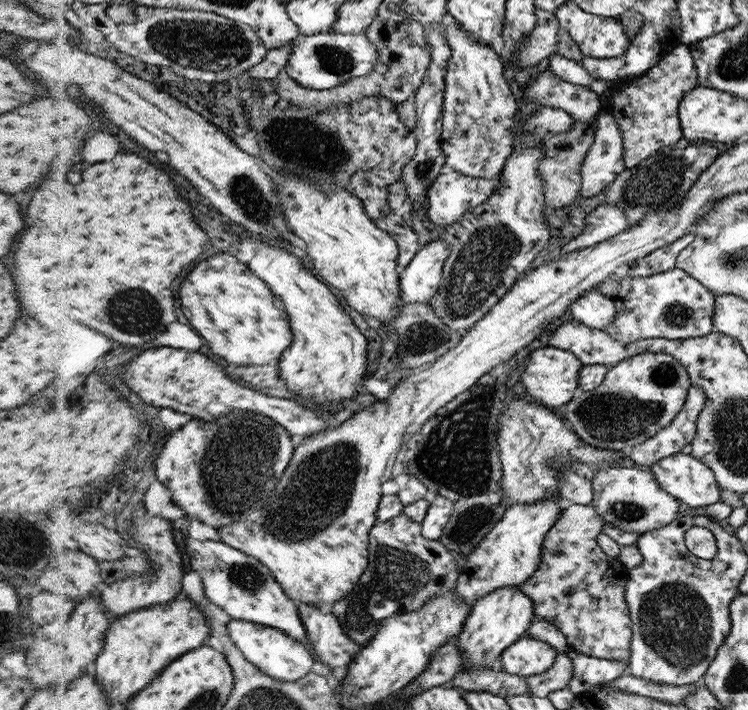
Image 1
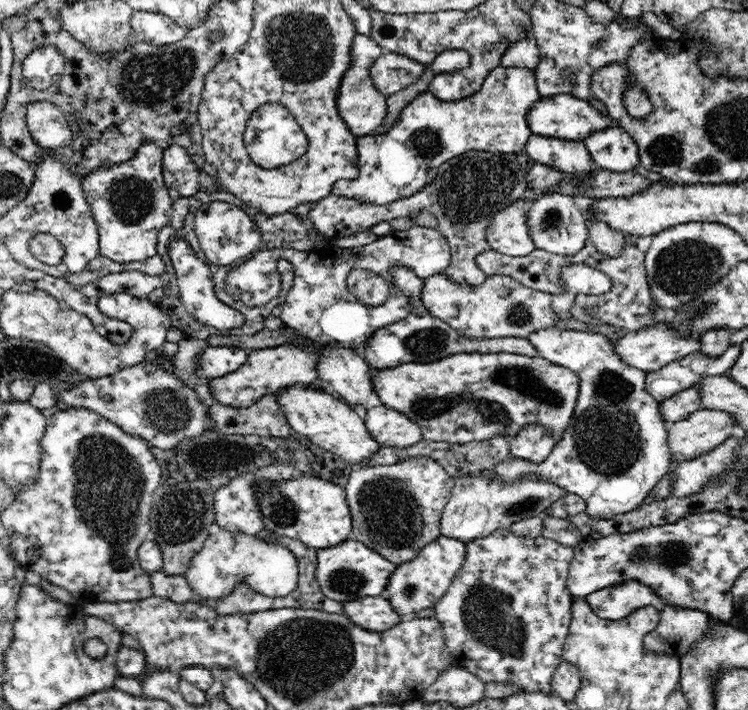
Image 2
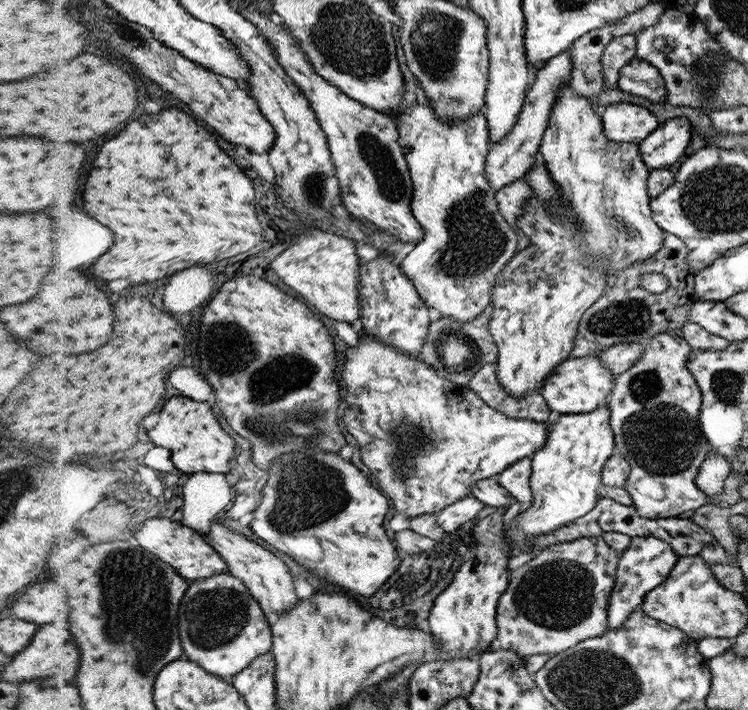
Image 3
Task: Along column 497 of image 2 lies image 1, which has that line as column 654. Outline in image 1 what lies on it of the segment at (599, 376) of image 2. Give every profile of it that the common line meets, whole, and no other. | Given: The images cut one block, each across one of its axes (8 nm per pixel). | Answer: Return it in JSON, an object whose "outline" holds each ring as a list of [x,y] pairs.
{"outline":[[[679,453],[649,468],[662,489],[692,508],[720,501],[721,488],[715,473],[699,458]]]}

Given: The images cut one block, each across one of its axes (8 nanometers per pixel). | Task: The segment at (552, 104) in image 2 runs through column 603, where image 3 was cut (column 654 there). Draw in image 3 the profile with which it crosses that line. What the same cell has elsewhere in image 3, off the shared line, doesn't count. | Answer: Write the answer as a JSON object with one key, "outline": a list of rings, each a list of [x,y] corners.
{"outline":[[[627,101],[607,105],[602,116],[606,135],[621,143],[639,145],[659,127],[658,117],[648,108]]]}

